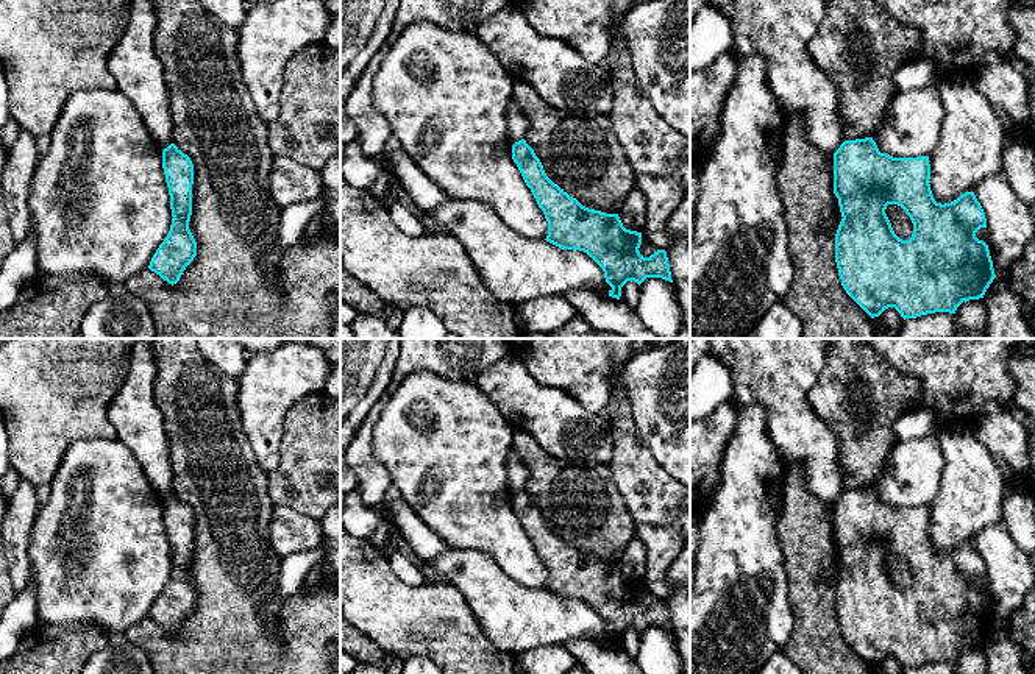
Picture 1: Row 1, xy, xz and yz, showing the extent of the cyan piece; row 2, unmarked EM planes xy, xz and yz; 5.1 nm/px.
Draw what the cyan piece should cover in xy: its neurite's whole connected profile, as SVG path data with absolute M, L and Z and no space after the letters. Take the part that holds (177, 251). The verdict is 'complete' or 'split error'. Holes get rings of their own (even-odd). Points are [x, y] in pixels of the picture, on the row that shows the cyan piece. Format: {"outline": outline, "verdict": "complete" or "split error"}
{"outline": "M170 144L162 150L162 168L173 218L170 231L153 254L148 268L173 286L197 256L197 242L189 229L194 164L175 144Z", "verdict": "complete"}

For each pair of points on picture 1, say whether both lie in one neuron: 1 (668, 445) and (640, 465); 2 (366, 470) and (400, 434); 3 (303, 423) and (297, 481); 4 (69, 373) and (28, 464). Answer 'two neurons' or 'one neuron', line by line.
1: two neurons
2: two neurons
3: one neuron
4: one neuron

